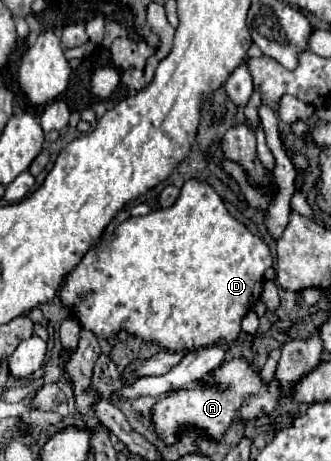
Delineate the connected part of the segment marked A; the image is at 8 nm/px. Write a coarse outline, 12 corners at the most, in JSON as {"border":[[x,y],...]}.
{"border":[[244,358],[212,372],[212,386],[182,388],[154,406],[156,432],[176,442],[182,426],[218,440],[236,418],[274,412]]}

